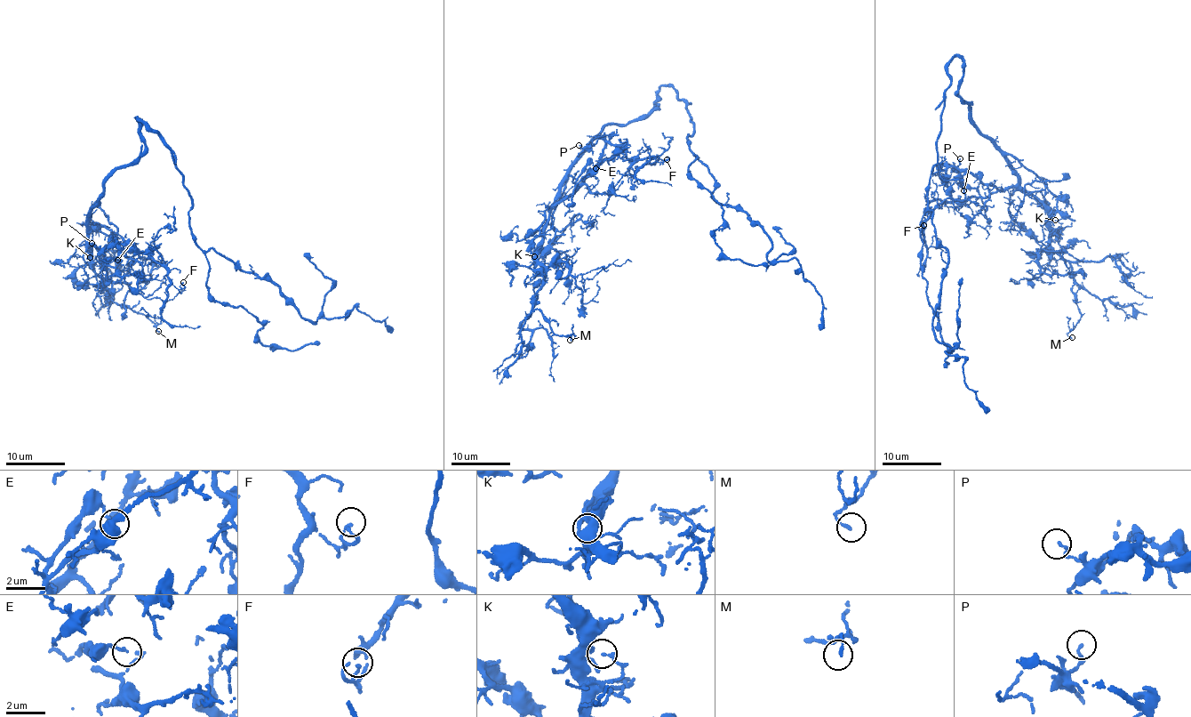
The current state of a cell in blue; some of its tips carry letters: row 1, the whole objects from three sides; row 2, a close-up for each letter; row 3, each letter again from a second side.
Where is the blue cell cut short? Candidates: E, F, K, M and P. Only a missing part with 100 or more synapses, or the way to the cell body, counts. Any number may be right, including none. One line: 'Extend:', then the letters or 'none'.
Extend: none

